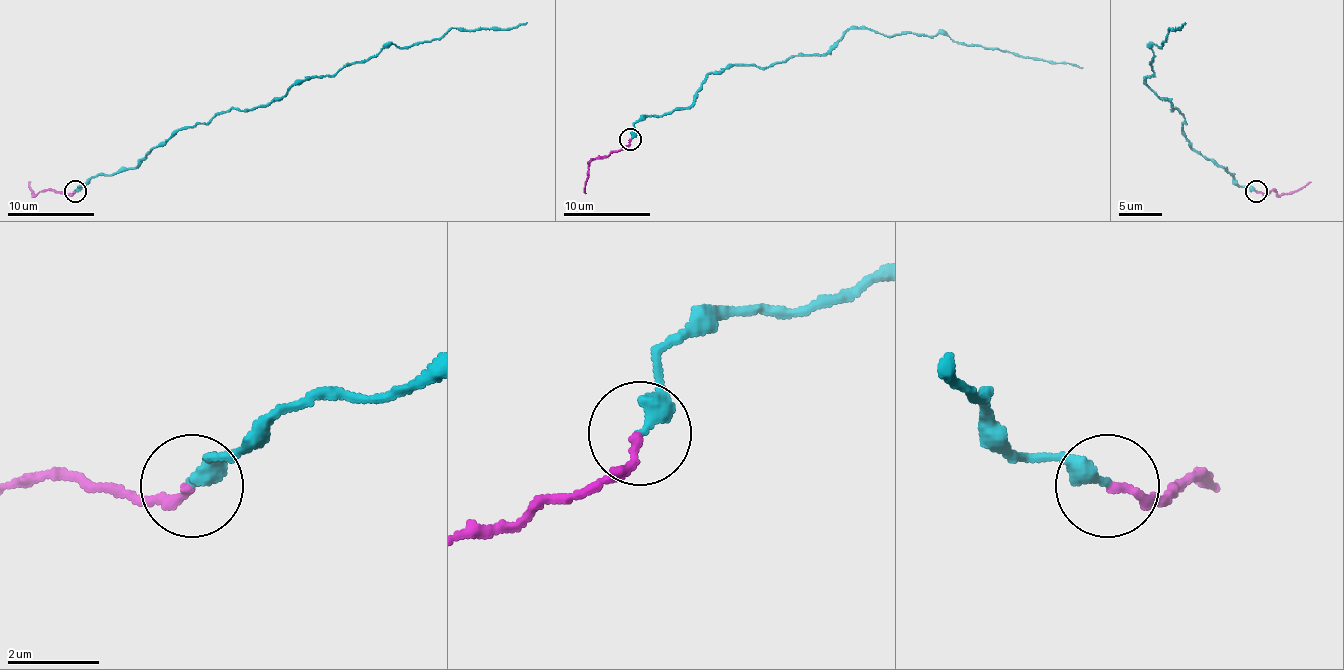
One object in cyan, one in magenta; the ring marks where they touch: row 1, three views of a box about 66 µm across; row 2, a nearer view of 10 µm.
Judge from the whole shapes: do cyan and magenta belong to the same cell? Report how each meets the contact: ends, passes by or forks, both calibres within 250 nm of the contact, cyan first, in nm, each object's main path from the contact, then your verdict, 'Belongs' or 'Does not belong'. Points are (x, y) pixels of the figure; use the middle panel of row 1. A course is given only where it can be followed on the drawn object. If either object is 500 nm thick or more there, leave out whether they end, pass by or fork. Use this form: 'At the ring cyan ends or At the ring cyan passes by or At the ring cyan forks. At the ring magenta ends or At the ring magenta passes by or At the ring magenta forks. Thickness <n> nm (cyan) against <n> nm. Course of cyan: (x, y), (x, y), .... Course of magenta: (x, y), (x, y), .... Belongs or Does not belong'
At the ring cyan ends. At the ring magenta ends. Thickness 380 nm (cyan) against 190 nm. Course of cyan: (631, 138), (646, 117), (689, 106), (709, 73), (822, 56), (850, 28), (941, 34), (1082, 69). Course of magenta: (631, 138), (620, 149), (598, 156), (590, 162), (583, 192). Belongs

